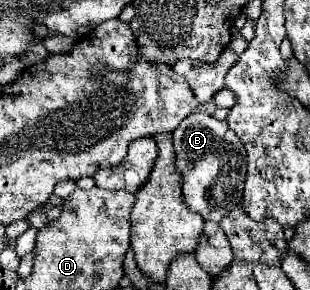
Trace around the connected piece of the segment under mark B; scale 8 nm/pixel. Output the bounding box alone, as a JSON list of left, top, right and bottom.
[174,112,248,222]

